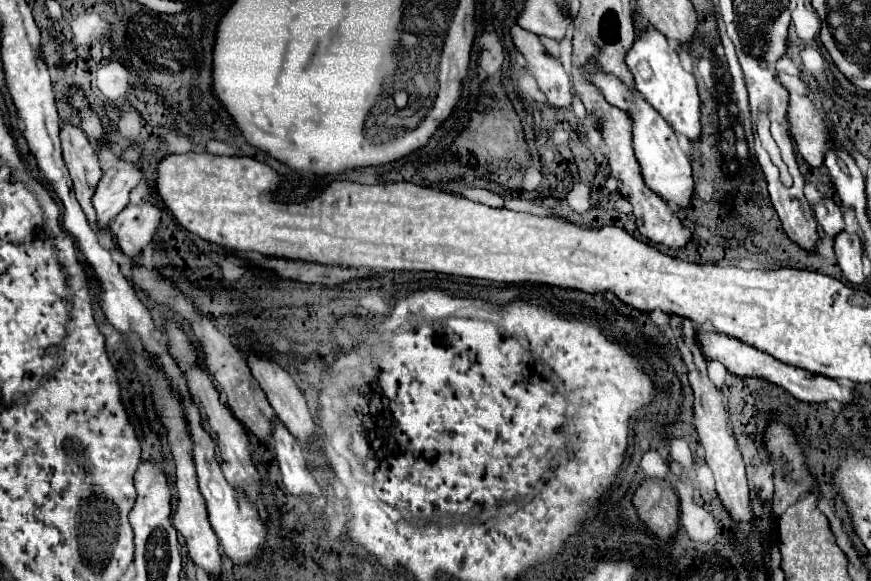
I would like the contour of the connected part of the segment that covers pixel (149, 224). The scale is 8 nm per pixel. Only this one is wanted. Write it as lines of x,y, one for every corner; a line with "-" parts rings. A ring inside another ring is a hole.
151,202
127,204
111,224
119,252
125,256
137,256
137,252
143,252
159,226
159,218
161,210

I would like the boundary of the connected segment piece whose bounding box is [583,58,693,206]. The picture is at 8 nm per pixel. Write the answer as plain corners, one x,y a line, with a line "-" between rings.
593,58
583,64
583,72
585,72
587,80
595,88
599,88
599,92
603,94
603,98
609,104
613,104
615,108
623,110
631,118
631,124
633,124
633,148
635,148
635,156
637,156
637,160
641,164
645,184
649,188
655,188
655,192
659,196
663,196
665,200
673,200
677,206
689,206
689,198
691,198
691,192
693,192
691,160
681,150
681,146
677,142
677,136
675,136
673,128
667,124
667,120
661,118
661,114
639,92
631,90
617,76
607,74
603,68
599,68

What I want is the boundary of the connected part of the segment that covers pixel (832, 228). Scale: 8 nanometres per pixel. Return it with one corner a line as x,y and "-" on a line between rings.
821,196
817,200
817,204
813,206
813,212
815,212
815,218
817,218
817,222
819,222
819,226
823,228
825,234
829,234
833,238
837,232
841,232
841,228
843,228
843,214
841,214
841,210
835,204
833,198

